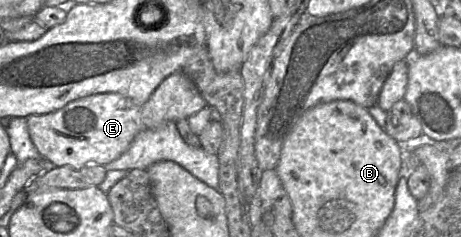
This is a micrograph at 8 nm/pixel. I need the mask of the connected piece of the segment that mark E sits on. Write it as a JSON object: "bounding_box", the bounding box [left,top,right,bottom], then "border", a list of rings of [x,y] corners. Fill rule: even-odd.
{"bounding_box":[26,71,207,169],"border":[[[182,71],[168,76],[154,91],[149,100],[137,106],[129,98],[117,93],[102,93],[86,96],[69,102],[64,107],[47,114],[26,117],[28,131],[40,156],[49,166],[69,166],[81,169],[87,165],[107,165],[121,156],[143,129],[155,129],[167,122],[188,119],[207,106],[193,81]]]}

